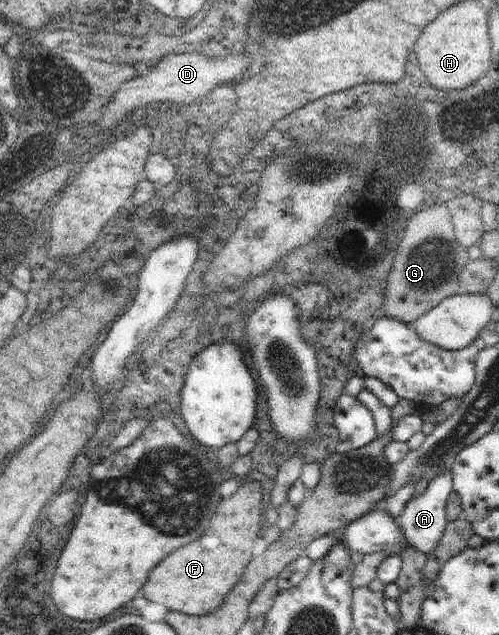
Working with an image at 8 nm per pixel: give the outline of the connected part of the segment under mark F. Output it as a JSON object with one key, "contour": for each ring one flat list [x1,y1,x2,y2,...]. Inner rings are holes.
{"contour":[[258,480,246,482,228,500,218,504,204,536,192,544,174,550,148,576,144,594,152,602,164,602,168,608,193,616,204,616,218,609,232,586,242,578,250,562,254,540,260,533,262,485]]}

